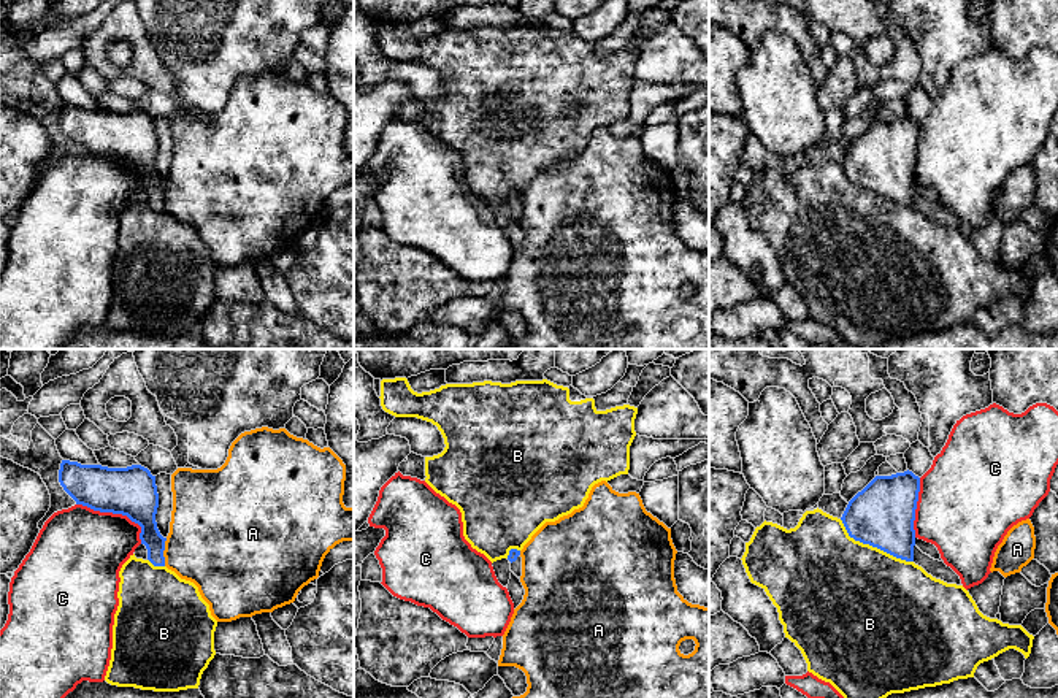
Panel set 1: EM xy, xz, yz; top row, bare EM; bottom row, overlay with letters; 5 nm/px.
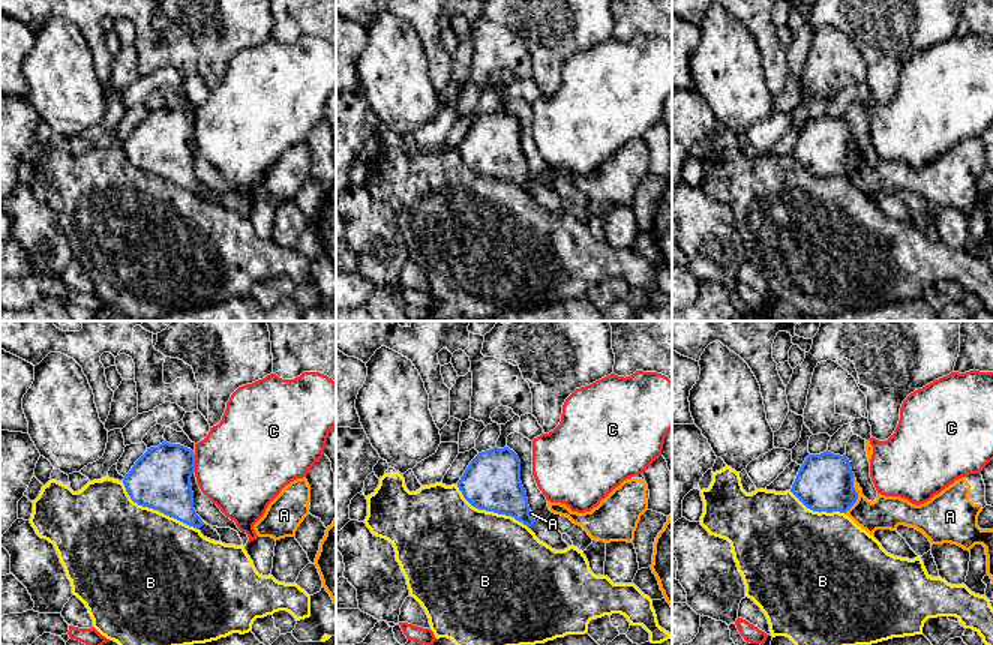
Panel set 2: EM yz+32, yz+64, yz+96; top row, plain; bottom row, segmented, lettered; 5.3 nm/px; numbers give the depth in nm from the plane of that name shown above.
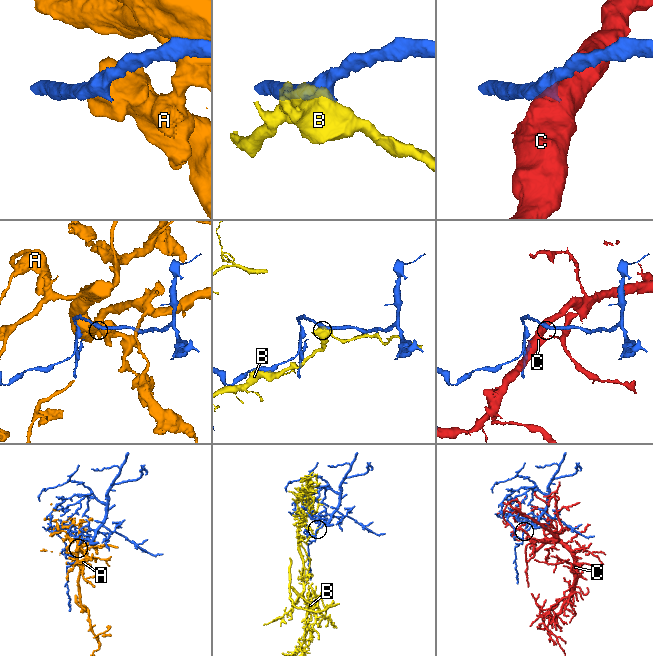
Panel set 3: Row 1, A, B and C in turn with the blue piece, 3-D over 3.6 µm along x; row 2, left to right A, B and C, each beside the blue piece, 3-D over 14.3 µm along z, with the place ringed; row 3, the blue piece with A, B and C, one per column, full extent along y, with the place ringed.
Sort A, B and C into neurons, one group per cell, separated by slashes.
A / B / C

